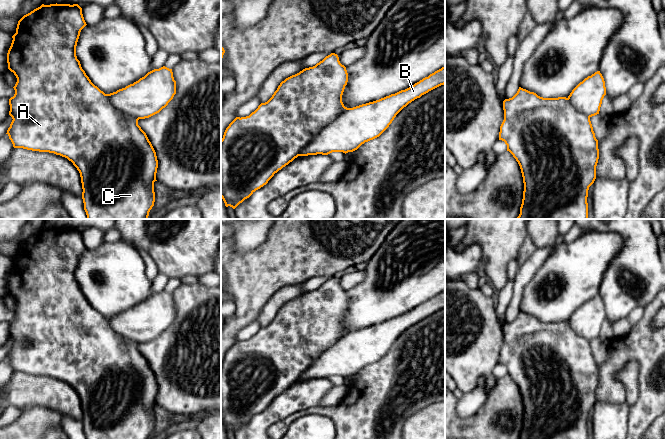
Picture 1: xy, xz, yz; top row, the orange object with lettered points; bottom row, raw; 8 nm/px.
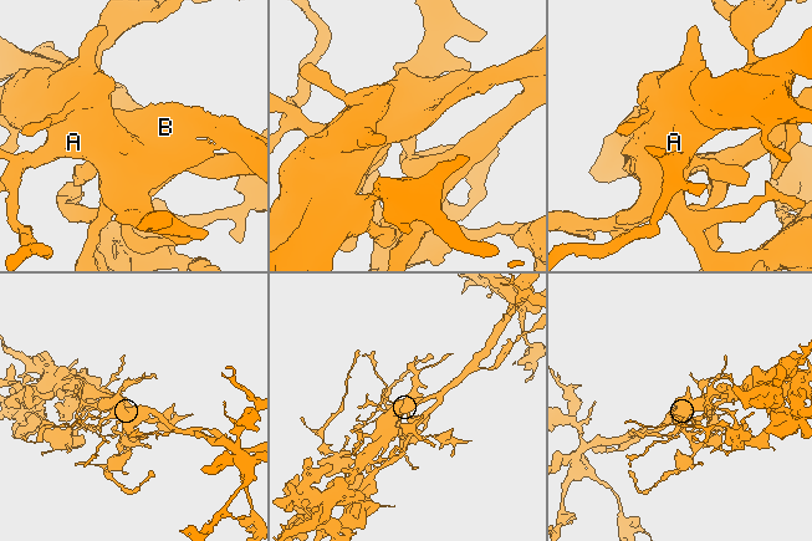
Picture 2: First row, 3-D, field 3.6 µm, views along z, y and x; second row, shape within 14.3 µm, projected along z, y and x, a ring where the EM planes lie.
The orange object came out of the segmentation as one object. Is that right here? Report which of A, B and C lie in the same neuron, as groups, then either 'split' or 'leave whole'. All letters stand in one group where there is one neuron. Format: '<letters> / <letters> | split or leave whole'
A C / B | split

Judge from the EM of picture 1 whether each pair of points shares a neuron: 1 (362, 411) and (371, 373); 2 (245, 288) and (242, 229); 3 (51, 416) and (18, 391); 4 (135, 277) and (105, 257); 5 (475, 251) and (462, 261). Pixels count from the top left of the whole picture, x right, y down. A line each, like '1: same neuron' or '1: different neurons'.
1: same neuron
2: different neurons
3: different neurons
4: same neuron
5: same neuron

